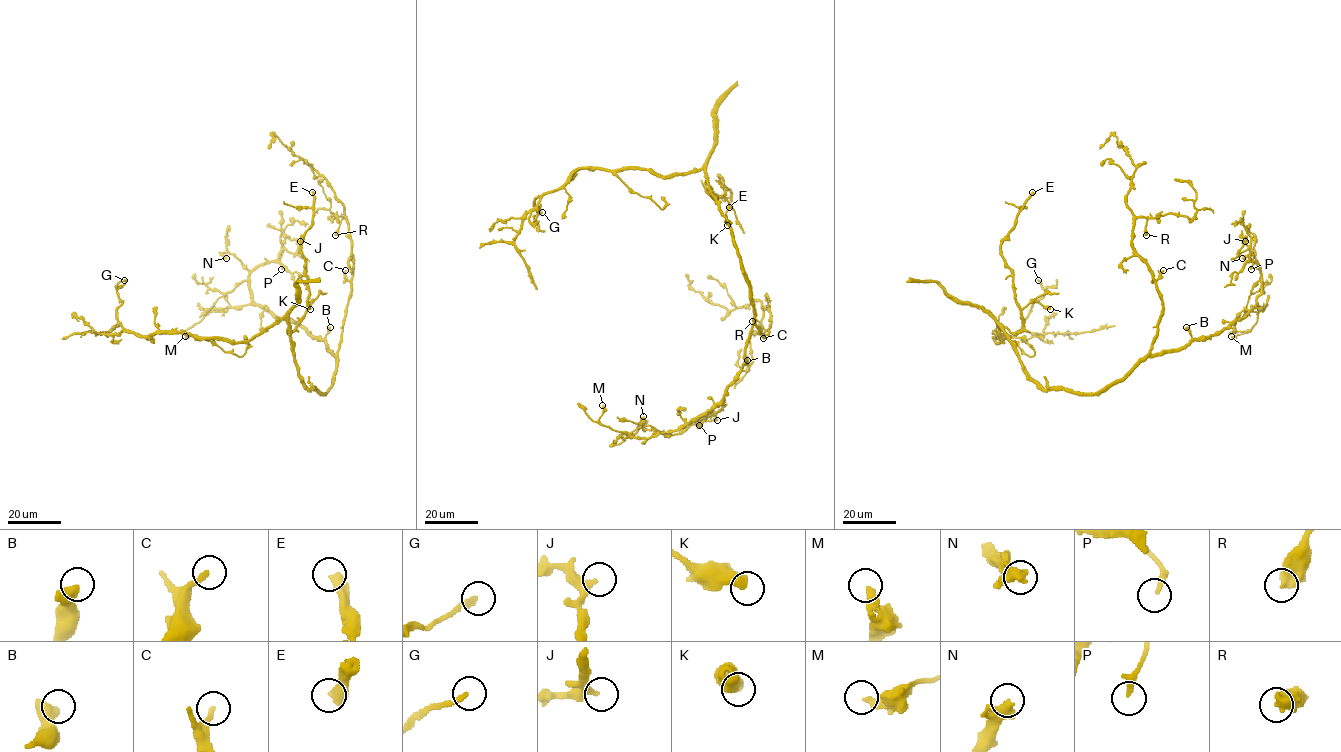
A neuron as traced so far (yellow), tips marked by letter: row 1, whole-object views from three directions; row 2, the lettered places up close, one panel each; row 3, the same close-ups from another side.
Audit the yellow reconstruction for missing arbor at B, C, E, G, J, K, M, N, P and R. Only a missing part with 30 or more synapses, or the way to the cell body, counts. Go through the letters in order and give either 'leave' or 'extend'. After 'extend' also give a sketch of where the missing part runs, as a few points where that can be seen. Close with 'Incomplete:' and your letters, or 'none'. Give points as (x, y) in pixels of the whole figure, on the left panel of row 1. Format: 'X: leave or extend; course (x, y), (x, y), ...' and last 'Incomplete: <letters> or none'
B: leave
C: leave
E: extend; course (312, 192), (307, 171), (300, 162), (294, 181), (295, 196), (300, 201)
G: extend; course (124, 280), (172, 260)
J: leave
K: leave
M: leave
N: leave
P: leave
R: leave
Incomplete: E, G

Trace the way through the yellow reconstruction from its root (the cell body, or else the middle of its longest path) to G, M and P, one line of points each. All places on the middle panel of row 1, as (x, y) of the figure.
G: (733, 231), (703, 168), (668, 176), (578, 168), (535, 200), (534, 219), (542, 212)
M: (733, 231), (754, 321), (744, 364), (726, 394), (682, 426), (647, 438), (631, 437), (602, 424), (602, 405)
P: (733, 231), (754, 321), (744, 364), (724, 397), (666, 436), (699, 425)

